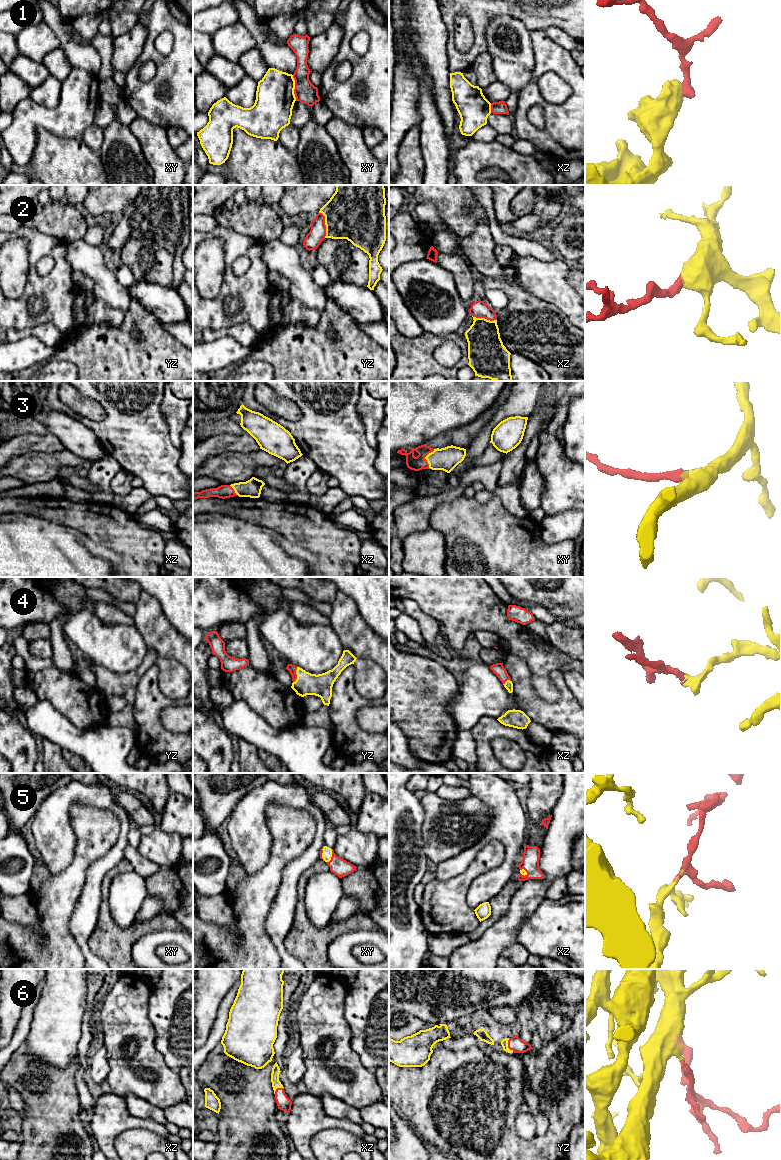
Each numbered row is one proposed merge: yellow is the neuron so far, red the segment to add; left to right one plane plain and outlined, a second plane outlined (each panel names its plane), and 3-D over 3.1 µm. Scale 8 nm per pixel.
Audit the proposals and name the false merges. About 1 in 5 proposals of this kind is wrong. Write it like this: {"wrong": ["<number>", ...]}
{"wrong": ["1"]}

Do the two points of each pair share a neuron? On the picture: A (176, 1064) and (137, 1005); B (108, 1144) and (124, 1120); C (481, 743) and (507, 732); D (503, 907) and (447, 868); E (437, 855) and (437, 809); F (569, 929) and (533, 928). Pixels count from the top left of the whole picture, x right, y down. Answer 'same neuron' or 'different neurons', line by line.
A: different neurons
B: same neuron
C: same neuron
D: different neurons
E: same neuron
F: same neuron

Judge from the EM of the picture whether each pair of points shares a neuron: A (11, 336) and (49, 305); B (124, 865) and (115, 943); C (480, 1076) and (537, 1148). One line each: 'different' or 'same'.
A: different
B: same
C: same

